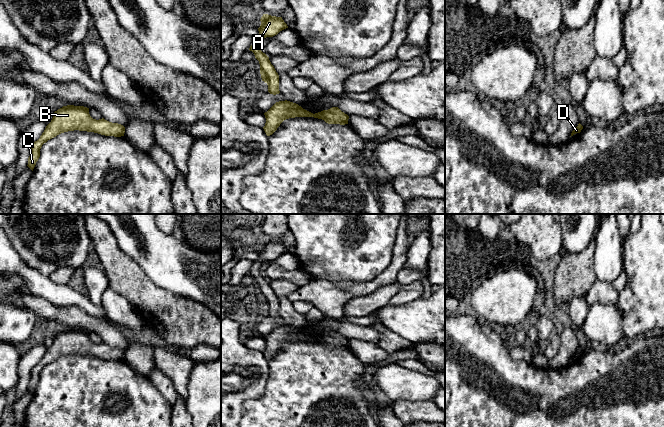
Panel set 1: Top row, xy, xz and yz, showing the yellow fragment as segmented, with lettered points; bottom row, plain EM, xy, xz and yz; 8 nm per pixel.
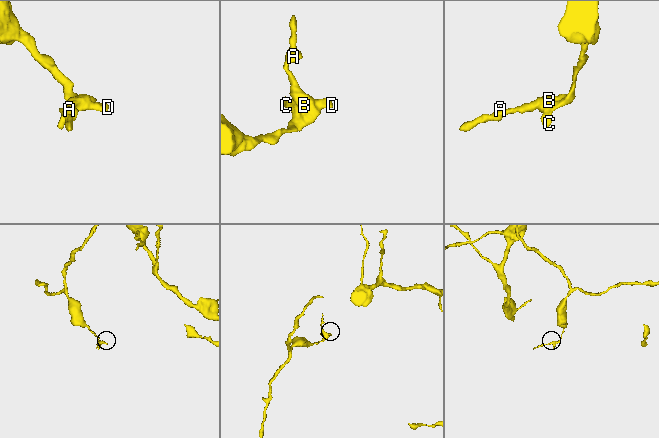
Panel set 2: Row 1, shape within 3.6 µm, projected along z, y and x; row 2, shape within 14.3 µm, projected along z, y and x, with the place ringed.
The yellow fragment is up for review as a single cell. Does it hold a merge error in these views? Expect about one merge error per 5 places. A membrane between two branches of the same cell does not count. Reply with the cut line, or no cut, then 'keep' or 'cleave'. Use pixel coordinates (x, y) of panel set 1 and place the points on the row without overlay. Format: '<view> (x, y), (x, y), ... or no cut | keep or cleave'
no cut | keep

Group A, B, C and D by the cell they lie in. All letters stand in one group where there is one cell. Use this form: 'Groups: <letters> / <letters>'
Groups: A B C D

